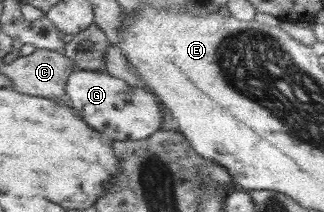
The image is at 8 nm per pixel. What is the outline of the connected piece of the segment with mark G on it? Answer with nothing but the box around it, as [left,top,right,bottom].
[65,69,163,141]

